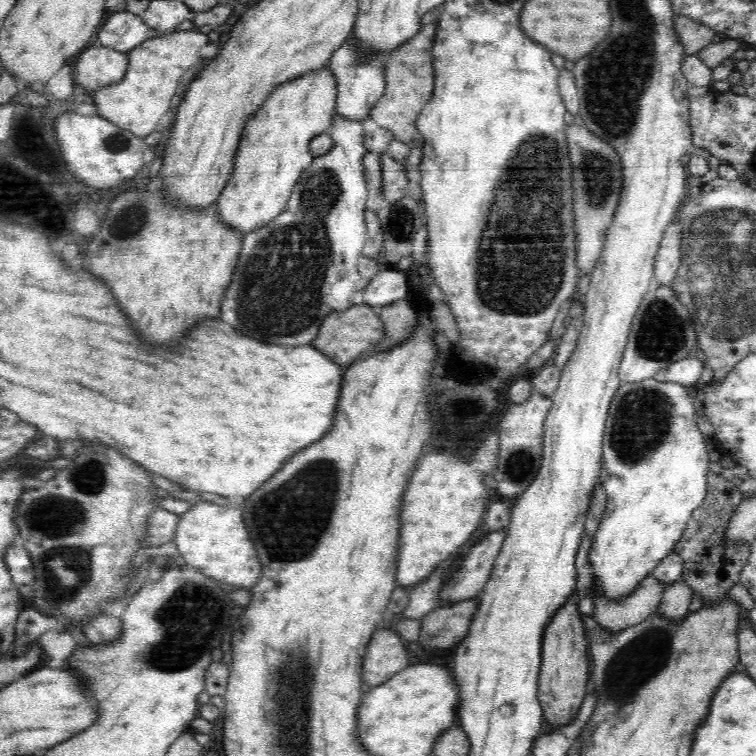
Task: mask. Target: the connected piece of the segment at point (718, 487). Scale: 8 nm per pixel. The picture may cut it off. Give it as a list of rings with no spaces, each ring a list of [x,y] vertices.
[[[710,470],[706,478],[706,498],[692,514],[692,520],[698,522],[699,530],[687,529],[683,532],[673,551],[683,560],[683,573],[680,579],[687,582],[693,594],[700,597],[704,606],[712,606],[718,600],[722,600],[722,596],[726,596],[726,592],[739,582],[740,573],[748,563],[751,550],[747,542],[725,544],[726,527],[743,500],[741,490],[732,481]]]

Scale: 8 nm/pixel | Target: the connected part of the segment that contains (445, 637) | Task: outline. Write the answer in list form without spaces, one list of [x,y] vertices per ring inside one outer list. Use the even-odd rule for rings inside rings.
[[[474,599],[456,601],[436,608],[420,618],[418,642],[426,650],[453,648],[467,634],[477,603]]]

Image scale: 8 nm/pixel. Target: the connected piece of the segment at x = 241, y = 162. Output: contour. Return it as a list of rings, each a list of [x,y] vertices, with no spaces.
[[[330,64],[313,71],[304,71],[293,79],[278,83],[269,92],[266,100],[261,102],[261,106],[245,120],[241,128],[236,154],[233,155],[233,168],[229,172],[224,192],[220,192],[222,196],[217,201],[219,220],[241,232],[244,237],[249,231],[260,230],[261,225],[266,228],[270,222],[268,218],[281,214],[302,172],[315,159],[309,150],[311,138],[327,132],[331,125],[332,117],[336,114],[337,92],[338,79]]]

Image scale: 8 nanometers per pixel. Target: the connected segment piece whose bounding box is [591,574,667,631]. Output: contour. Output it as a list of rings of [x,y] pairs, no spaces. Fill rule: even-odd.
[[[651,574],[640,584],[638,590],[620,602],[596,598],[596,606],[591,617],[608,629],[619,631],[634,623],[641,622],[656,612],[662,592],[667,583],[655,579]]]

